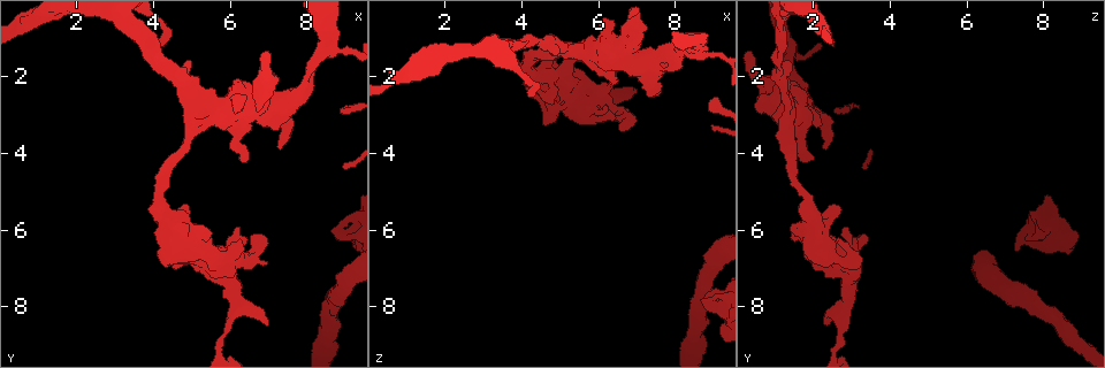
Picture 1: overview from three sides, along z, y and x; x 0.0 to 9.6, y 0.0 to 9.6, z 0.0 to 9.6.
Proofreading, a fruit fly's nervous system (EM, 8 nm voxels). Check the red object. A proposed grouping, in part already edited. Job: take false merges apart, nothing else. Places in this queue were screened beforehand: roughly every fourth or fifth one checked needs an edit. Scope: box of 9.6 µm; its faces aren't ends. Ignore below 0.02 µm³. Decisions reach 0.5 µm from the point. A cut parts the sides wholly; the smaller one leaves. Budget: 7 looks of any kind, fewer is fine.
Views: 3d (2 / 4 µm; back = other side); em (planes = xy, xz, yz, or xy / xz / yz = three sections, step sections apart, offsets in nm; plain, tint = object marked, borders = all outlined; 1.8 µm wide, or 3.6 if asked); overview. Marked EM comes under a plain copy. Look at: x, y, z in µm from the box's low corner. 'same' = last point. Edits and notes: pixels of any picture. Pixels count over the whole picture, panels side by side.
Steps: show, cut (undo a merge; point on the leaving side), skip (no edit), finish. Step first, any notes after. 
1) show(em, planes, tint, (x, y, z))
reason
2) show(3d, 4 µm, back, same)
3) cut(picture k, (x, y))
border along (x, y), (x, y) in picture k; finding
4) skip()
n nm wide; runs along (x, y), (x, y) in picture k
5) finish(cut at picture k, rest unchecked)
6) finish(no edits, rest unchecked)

show(em, planes, tint, (6.10, 7.95, 2.80))

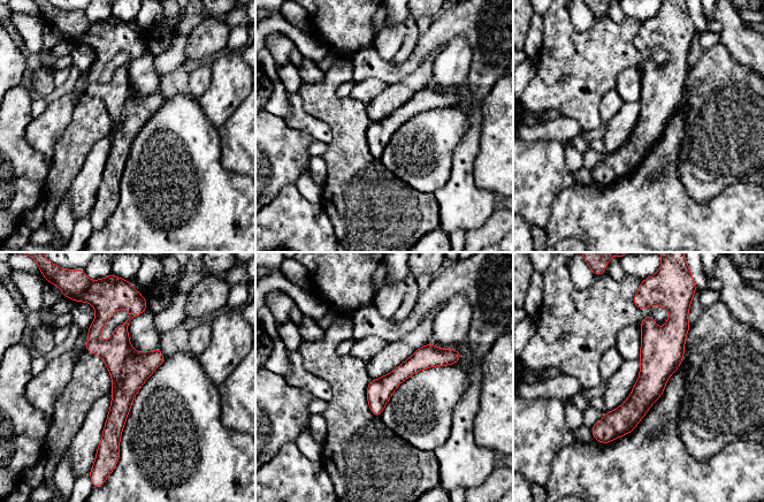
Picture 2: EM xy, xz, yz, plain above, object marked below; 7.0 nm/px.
skip()
runs along (132, 312), (122, 329), (114, 449) in picture 2; continuous, no second neuron

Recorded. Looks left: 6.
show(3d, 2 µm, (8.60, 1.25, 1.45))
abrupt turn

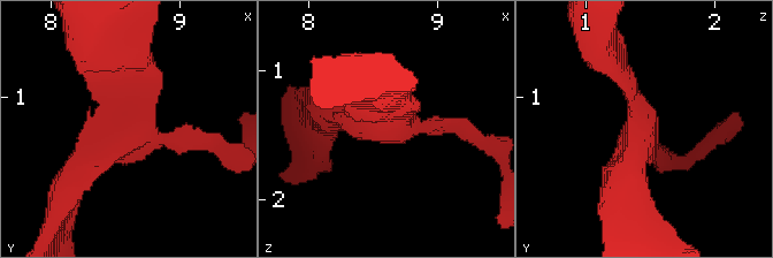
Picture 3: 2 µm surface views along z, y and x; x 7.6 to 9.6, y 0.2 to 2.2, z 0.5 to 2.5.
show(em, planes, tint, (8.62, 1.28, 1.42))
3 arms; need the tissue

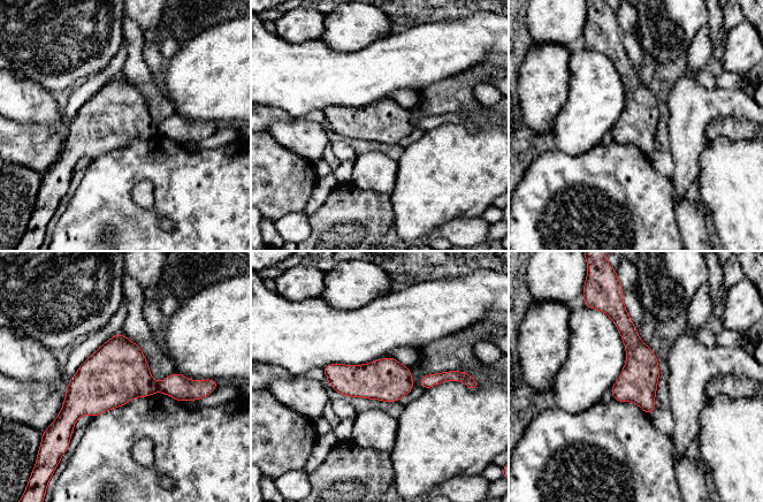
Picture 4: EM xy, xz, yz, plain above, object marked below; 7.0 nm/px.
cut(picture 4, (176, 386))
border along (158, 383), (159, 390) in picture 4; a second neuron is stuck on

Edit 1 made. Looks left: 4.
show(em, 3.6 µm, planes, tint, (6.20, 3.15, 1.55))
sudden change in width

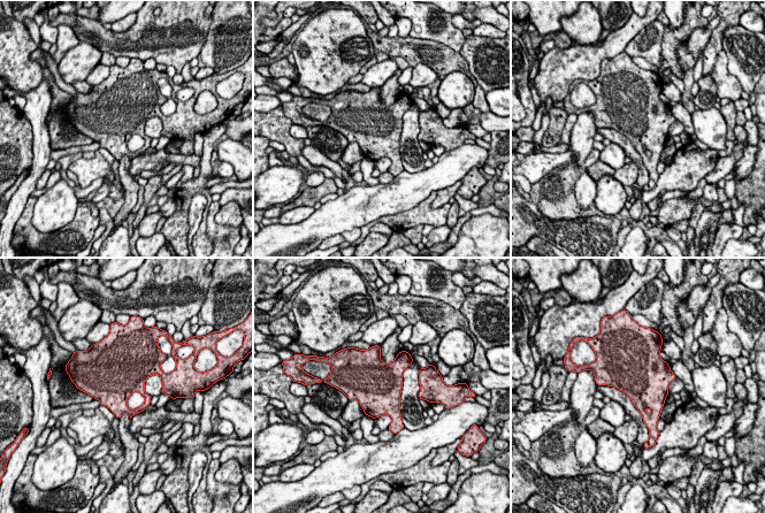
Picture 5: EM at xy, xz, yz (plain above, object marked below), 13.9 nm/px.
skip()
600 nm wide; all the same neuron

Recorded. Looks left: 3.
finish(cut at picture 4, rest unchecked)

